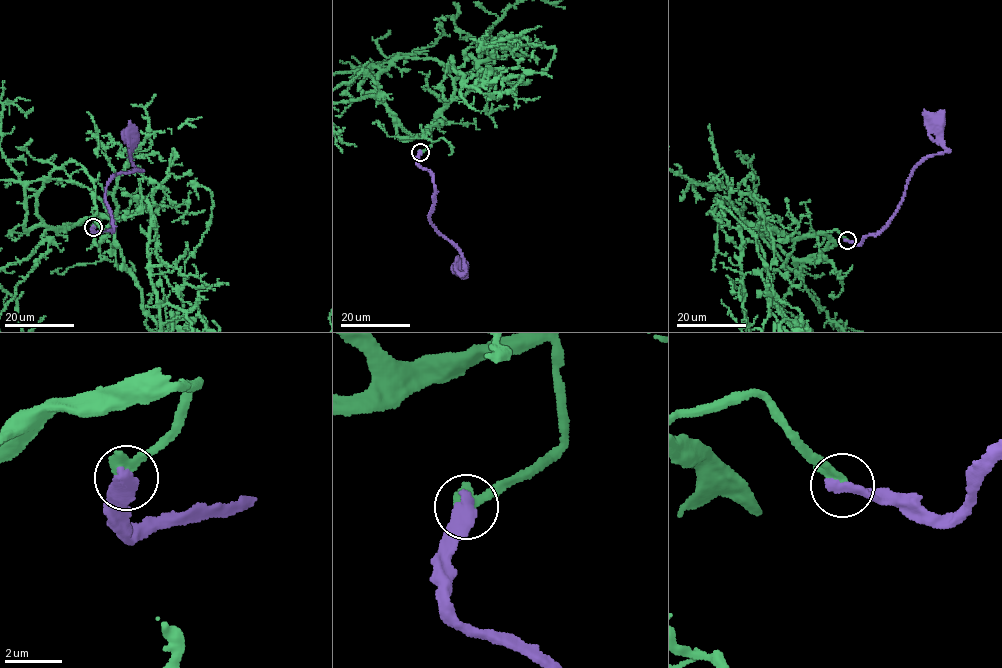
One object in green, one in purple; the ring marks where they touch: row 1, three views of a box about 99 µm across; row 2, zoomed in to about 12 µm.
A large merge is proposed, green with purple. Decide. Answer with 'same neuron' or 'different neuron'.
different neuron

